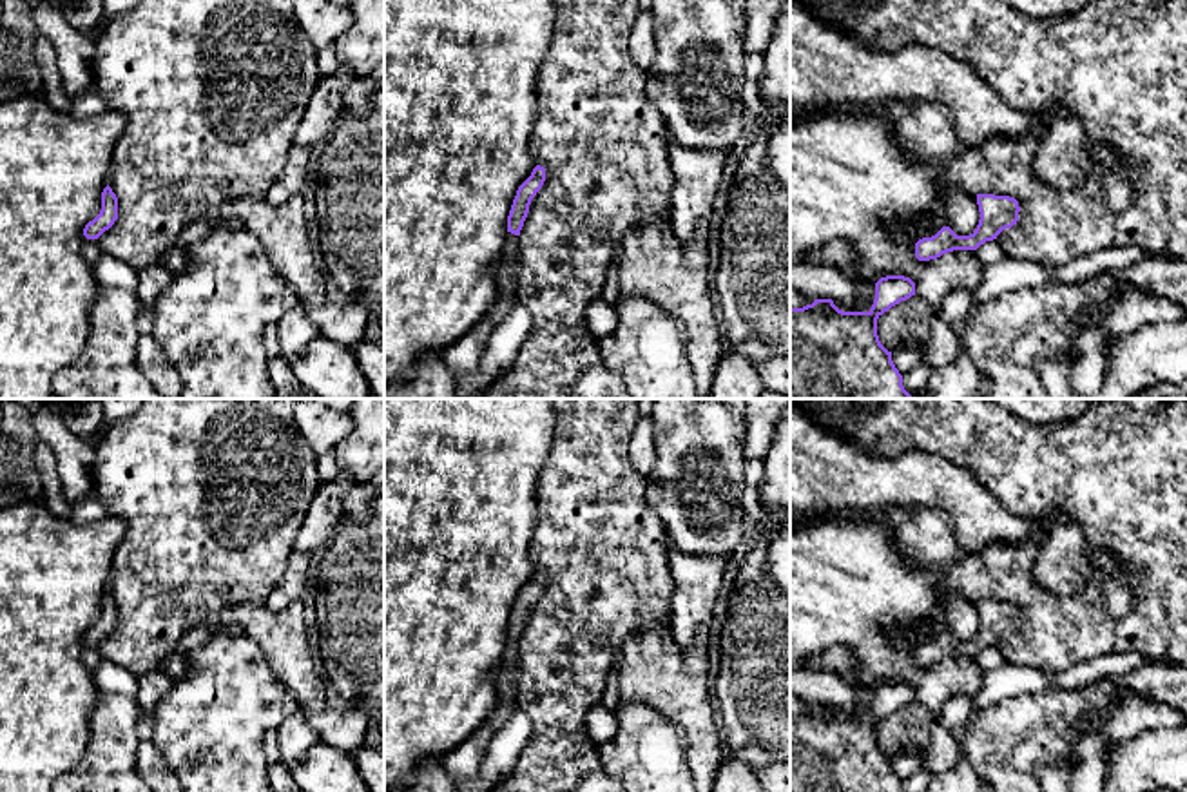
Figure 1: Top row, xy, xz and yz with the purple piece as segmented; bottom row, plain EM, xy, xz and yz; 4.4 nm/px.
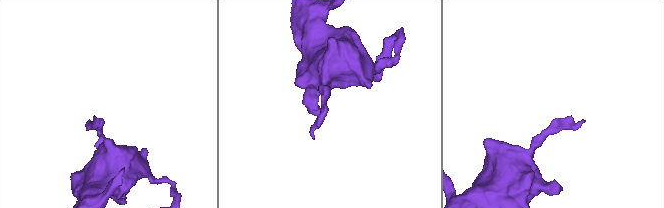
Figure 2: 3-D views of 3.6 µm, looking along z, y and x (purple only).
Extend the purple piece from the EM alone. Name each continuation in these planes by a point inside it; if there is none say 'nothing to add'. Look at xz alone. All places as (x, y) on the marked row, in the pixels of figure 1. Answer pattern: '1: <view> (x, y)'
1: xz (506, 270)

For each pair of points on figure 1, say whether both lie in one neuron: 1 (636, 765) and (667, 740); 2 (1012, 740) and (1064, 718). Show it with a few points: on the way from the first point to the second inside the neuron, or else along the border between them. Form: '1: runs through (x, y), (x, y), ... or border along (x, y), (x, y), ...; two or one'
1: runs through (644, 758), (660, 745); one
2: runs through (1024, 733), (1042, 729), (1051, 720); one

